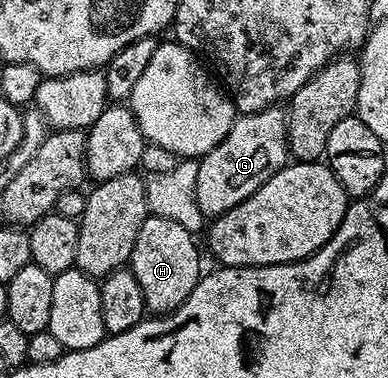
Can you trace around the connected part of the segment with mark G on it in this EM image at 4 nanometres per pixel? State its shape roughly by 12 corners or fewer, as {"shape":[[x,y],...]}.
{"shape":[[282,106],[239,115],[198,160],[197,205],[241,205],[288,162]]}

